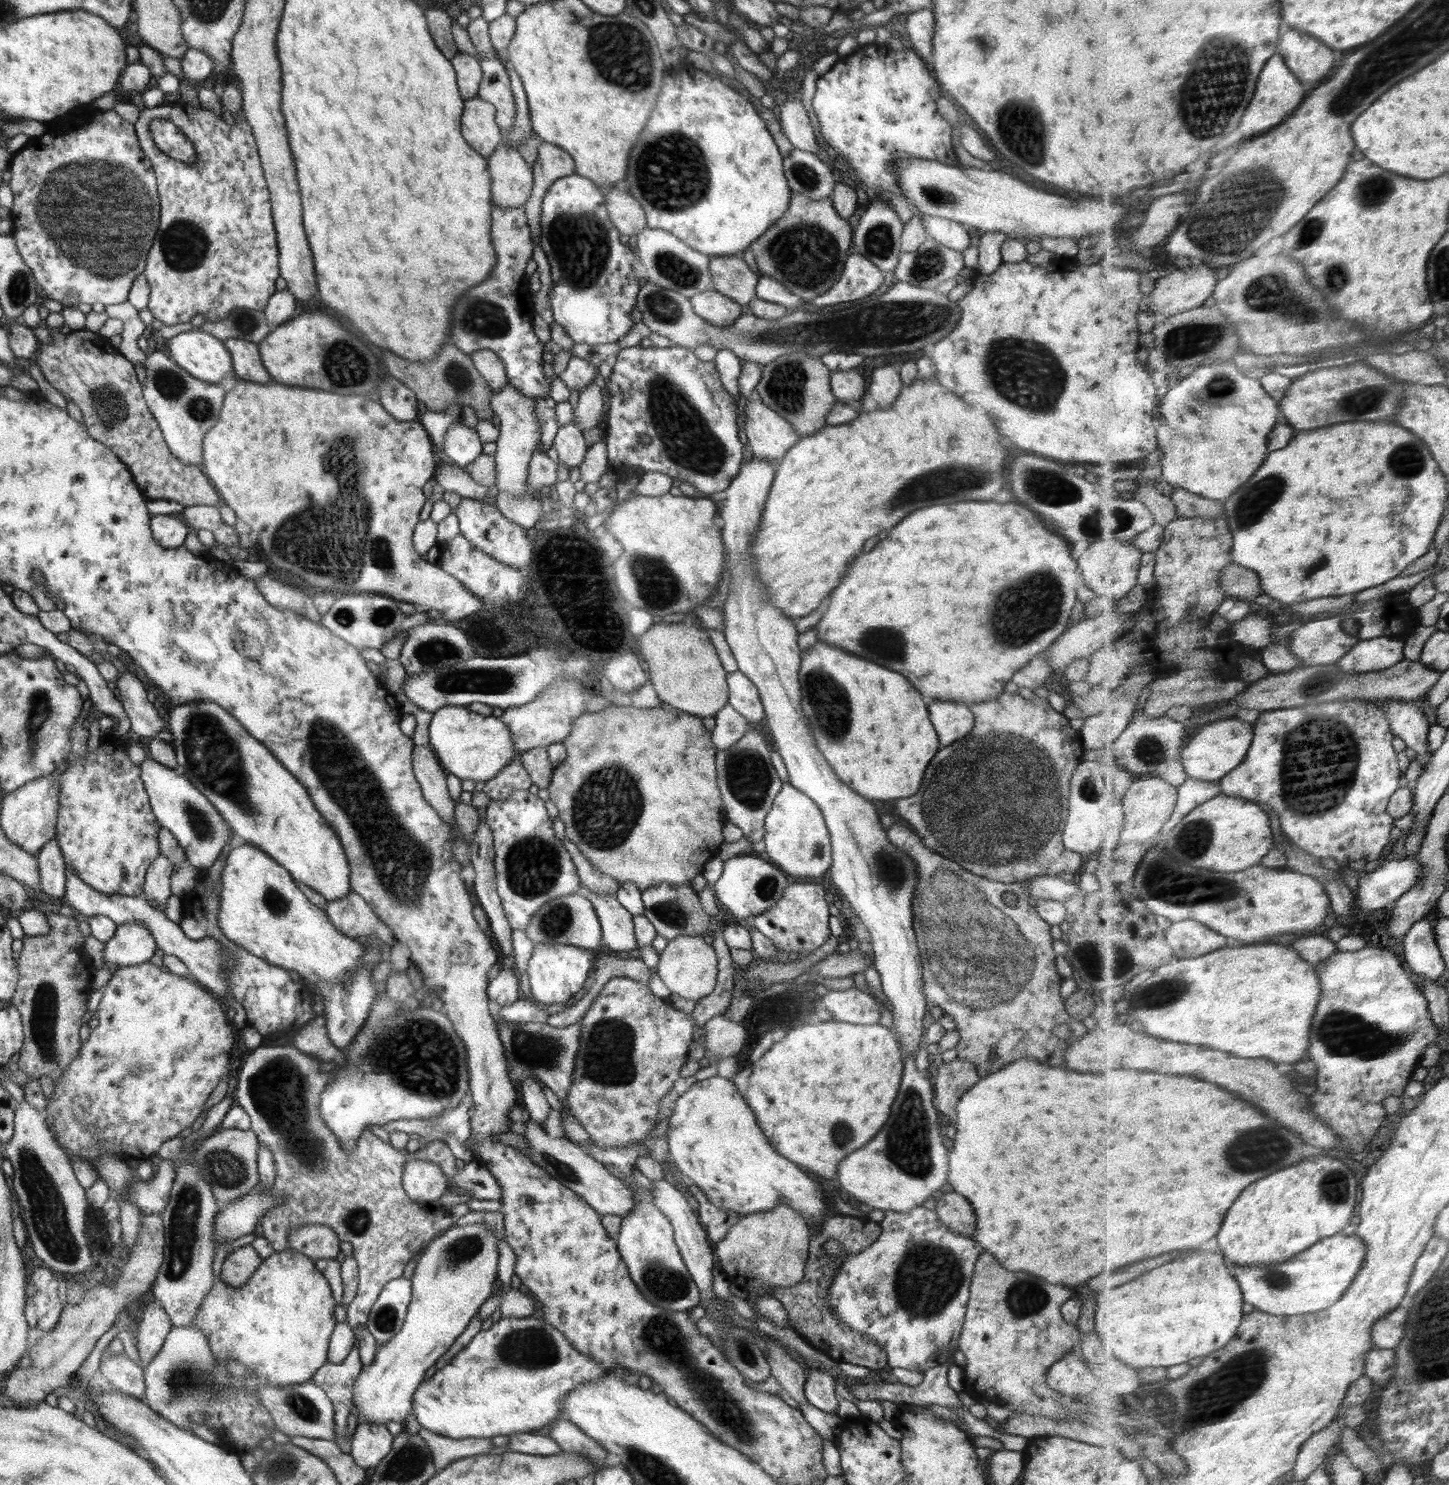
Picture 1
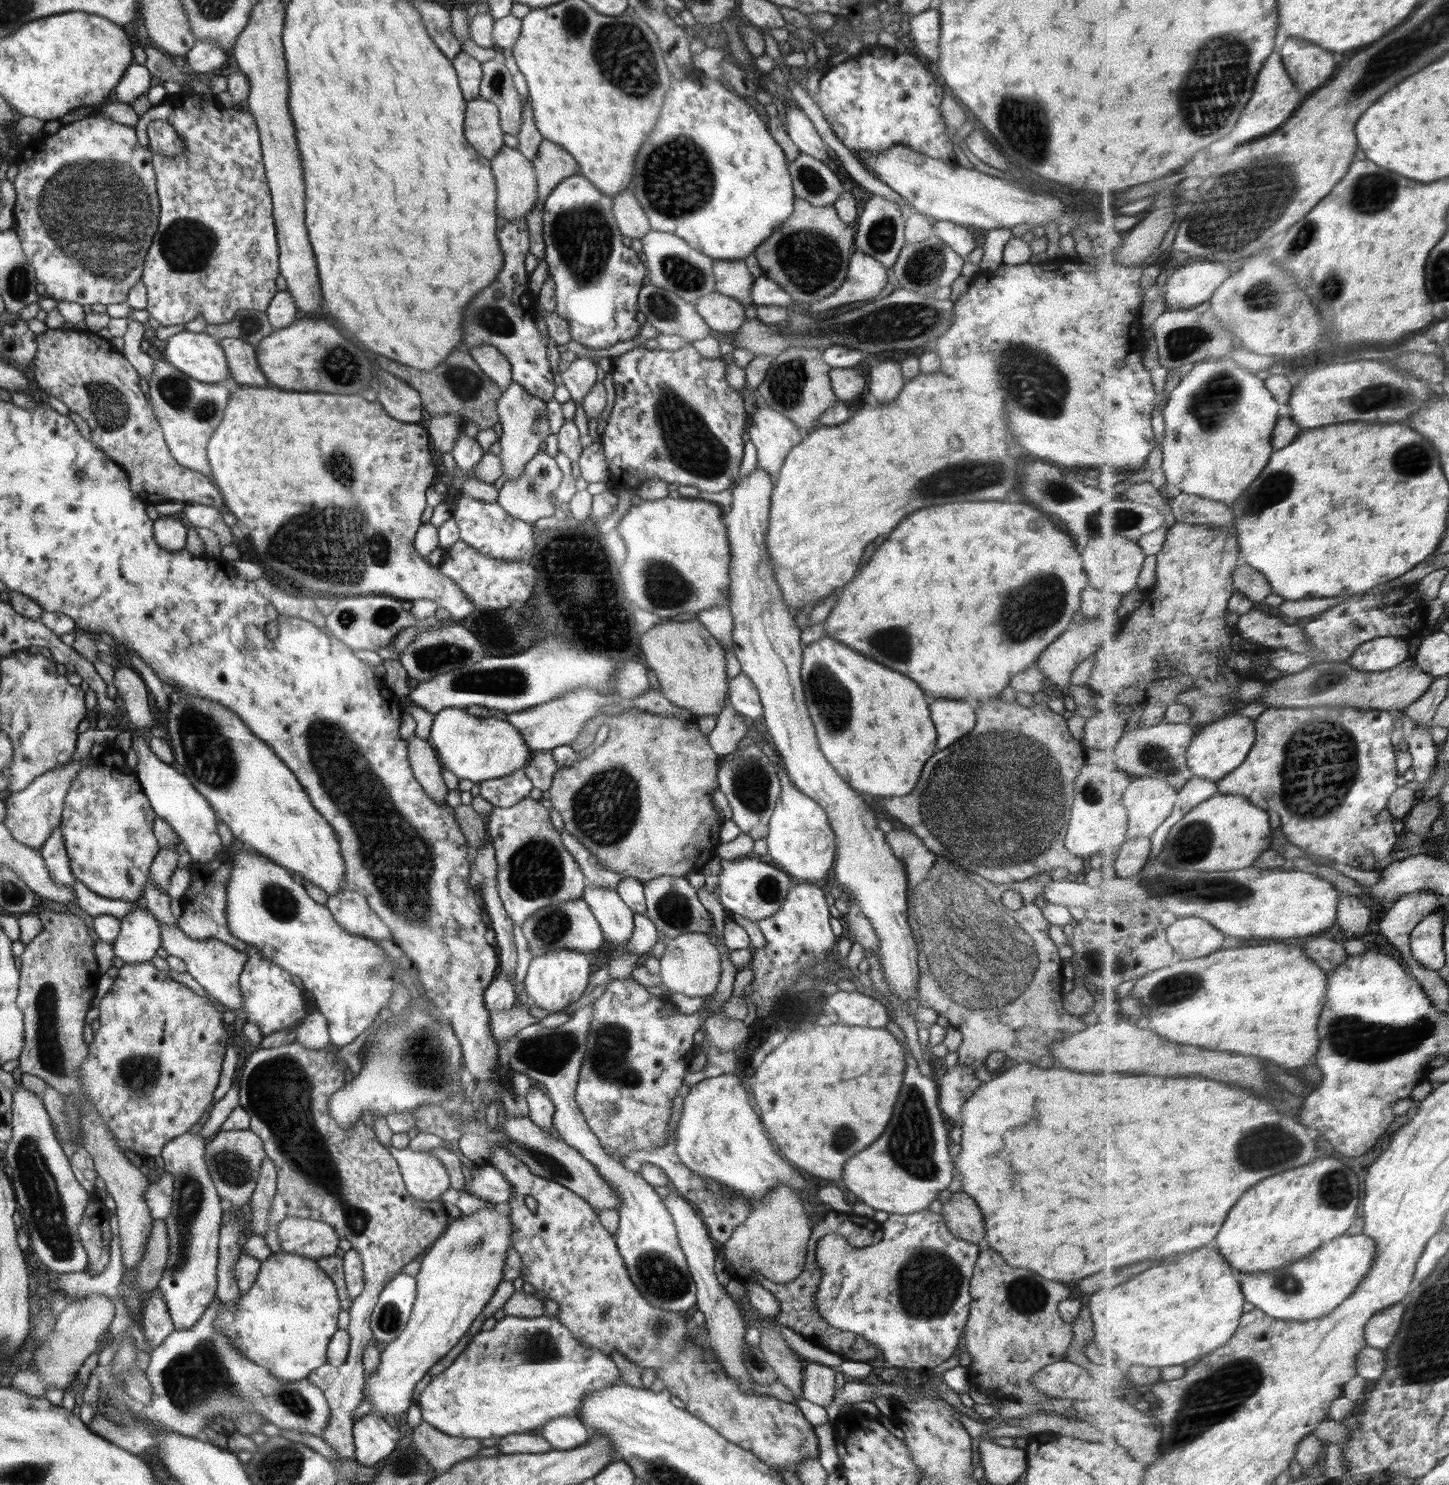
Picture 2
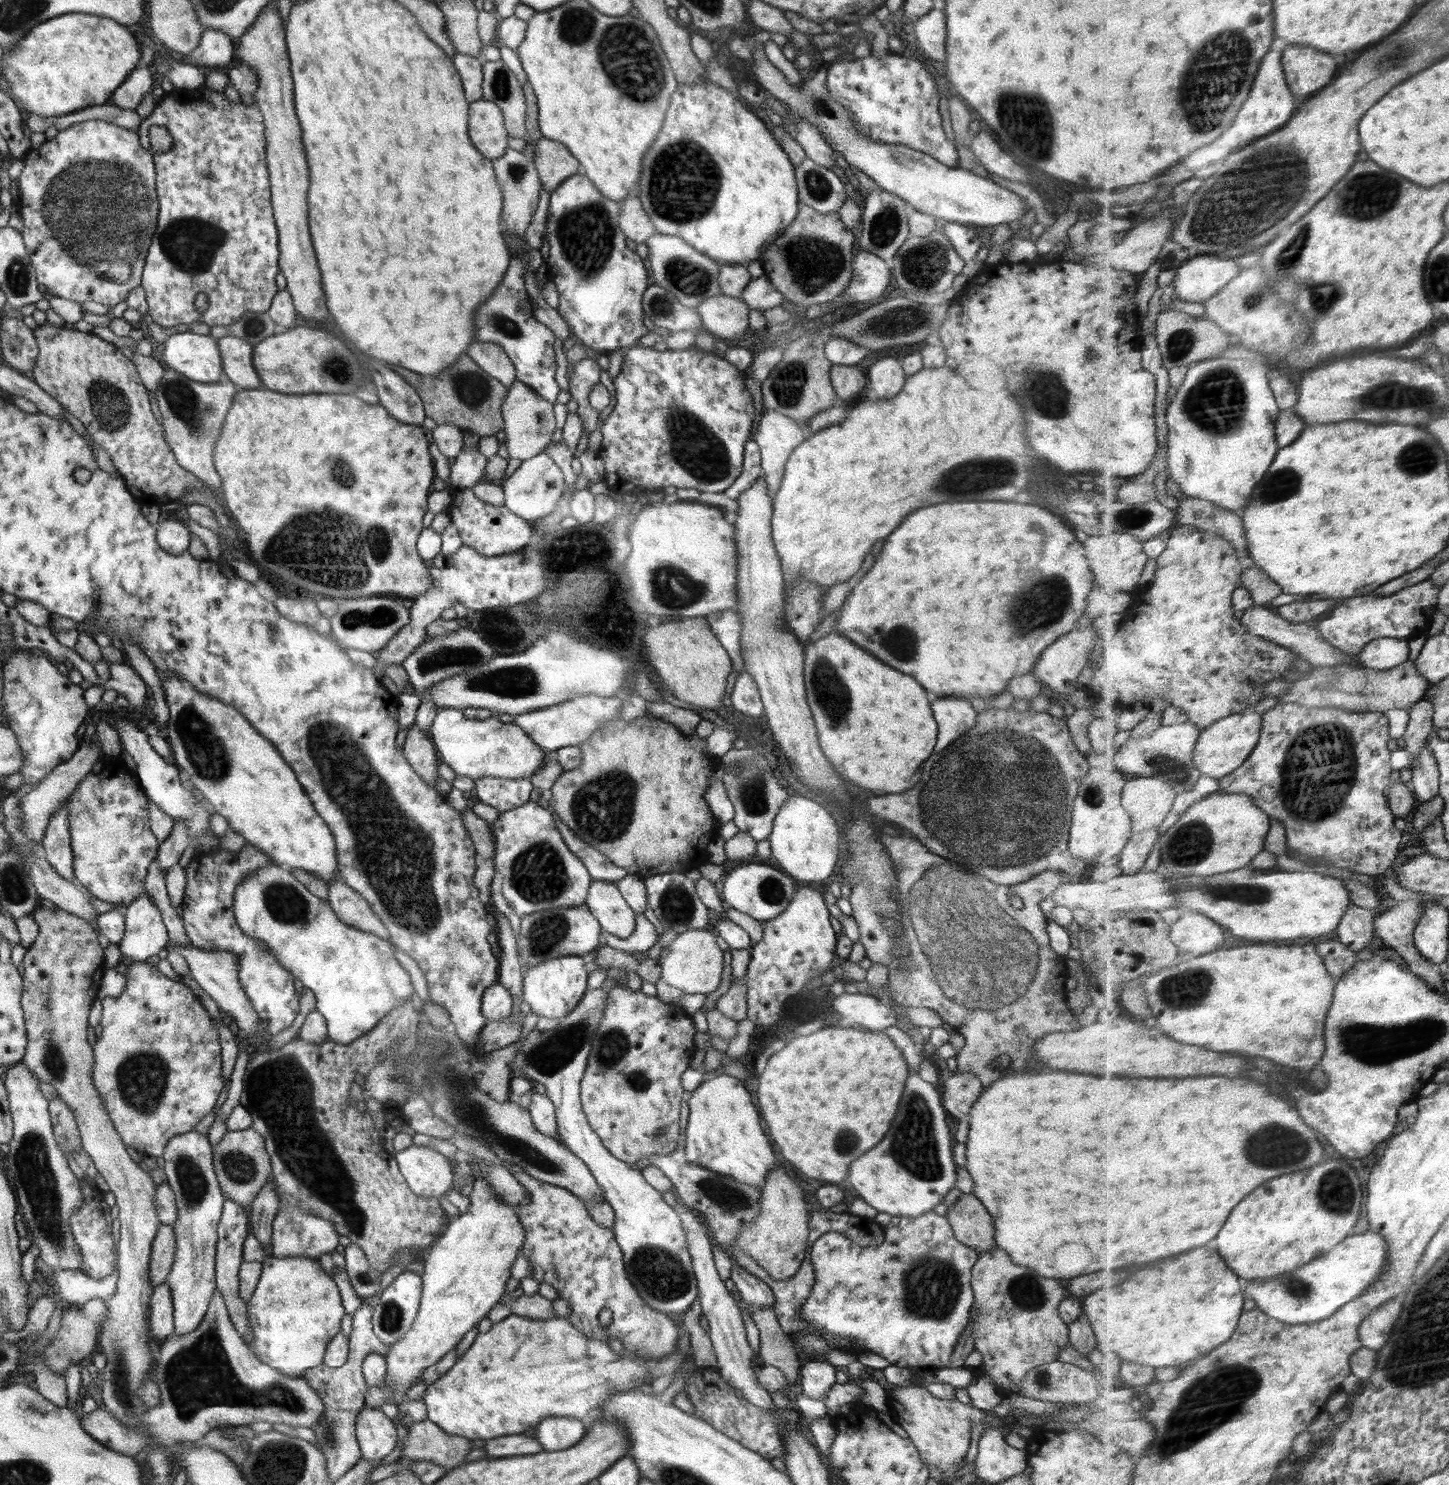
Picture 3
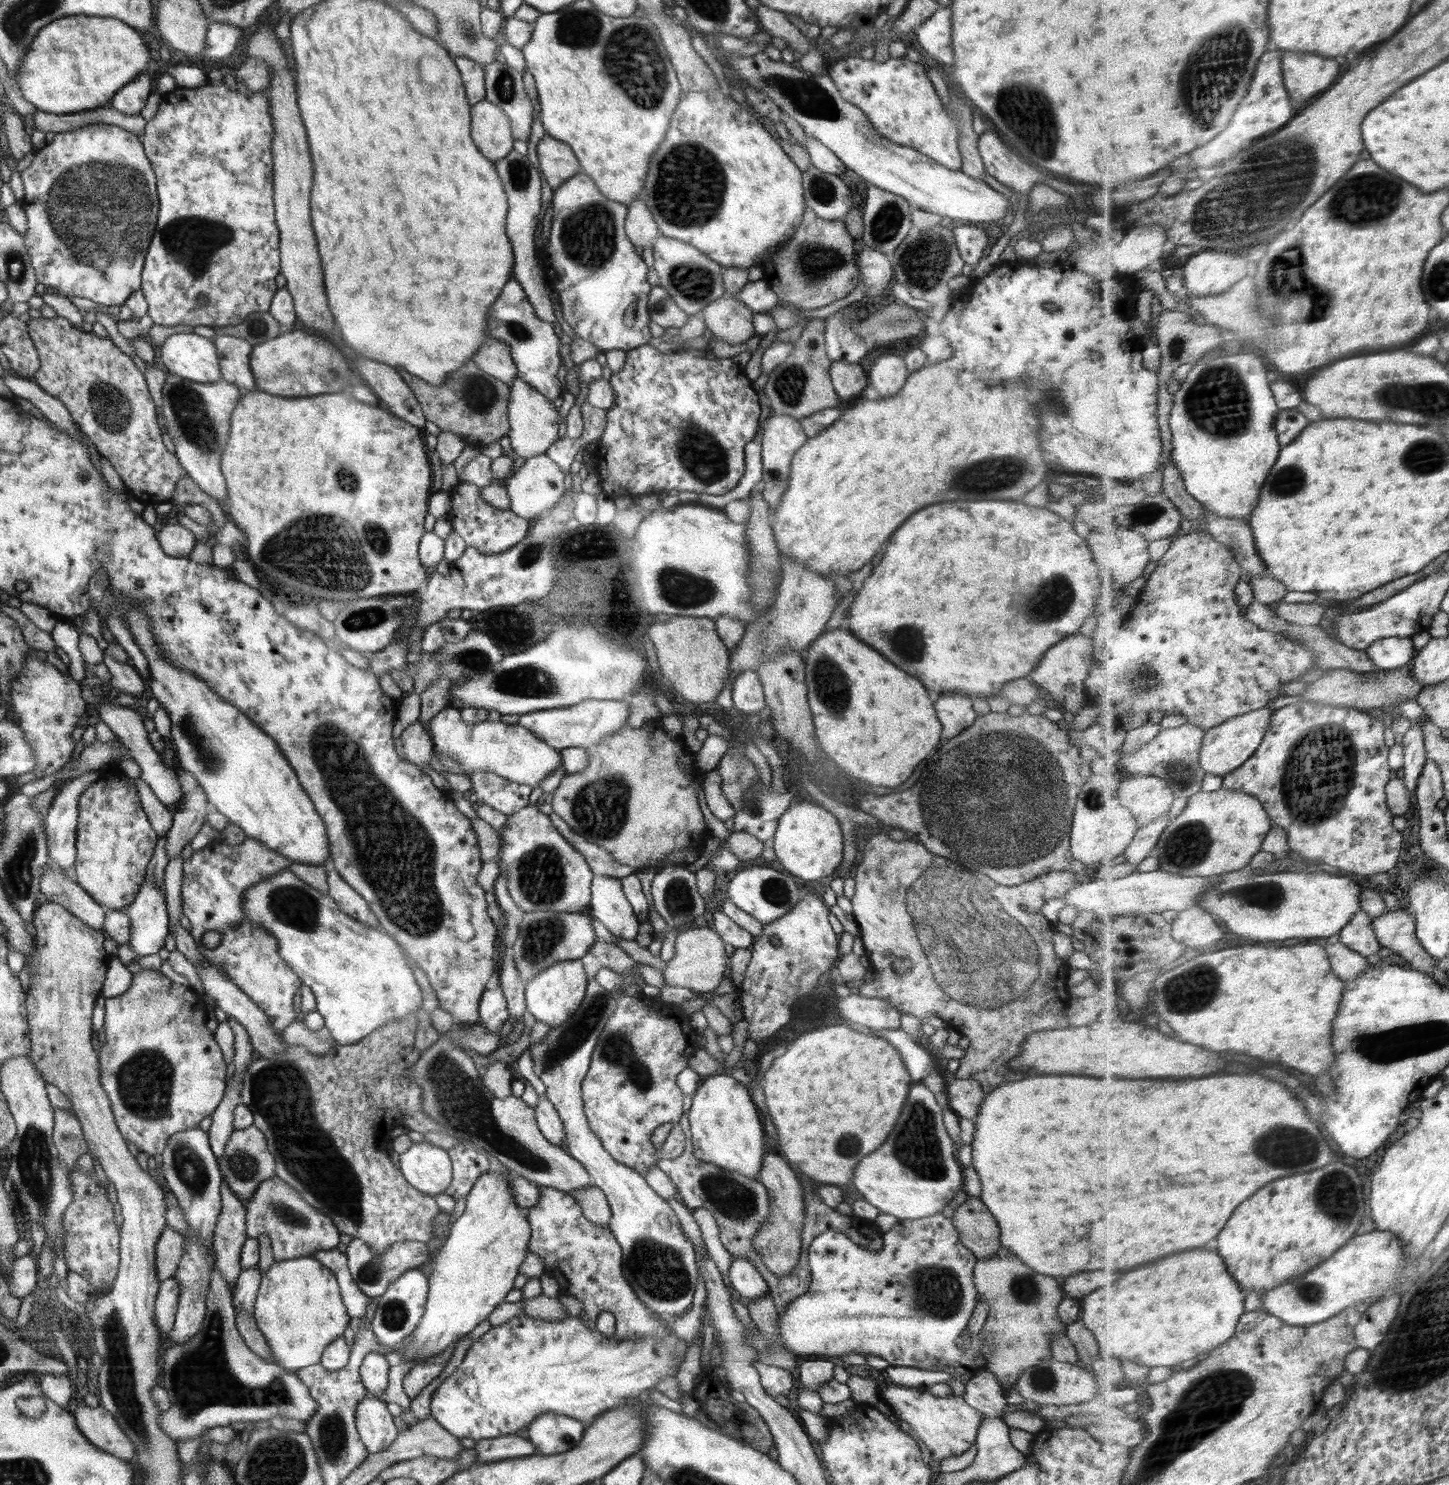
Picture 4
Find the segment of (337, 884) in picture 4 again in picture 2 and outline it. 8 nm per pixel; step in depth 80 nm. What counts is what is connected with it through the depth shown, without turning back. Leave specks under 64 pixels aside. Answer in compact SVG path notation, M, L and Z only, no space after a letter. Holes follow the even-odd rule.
M343 887L329 894L325 905L335 921L352 934L375 940L392 938L388 925L370 908L359 892Z

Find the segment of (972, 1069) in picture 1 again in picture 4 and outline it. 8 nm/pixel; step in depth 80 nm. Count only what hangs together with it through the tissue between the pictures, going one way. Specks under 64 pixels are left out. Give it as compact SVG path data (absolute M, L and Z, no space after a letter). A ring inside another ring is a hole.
M955 1079L945 1086L948 1105L950 1109L960 1118L976 1120L980 1102L984 1100L985 1092L978 1081L971 1079Z

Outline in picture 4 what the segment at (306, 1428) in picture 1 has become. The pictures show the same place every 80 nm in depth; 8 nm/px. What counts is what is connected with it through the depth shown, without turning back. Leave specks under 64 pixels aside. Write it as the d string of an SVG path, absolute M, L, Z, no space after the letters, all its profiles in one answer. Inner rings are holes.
M216 1261L211 1262L211 1273L208 1292L206 1292L206 1308L204 1323L186 1344L166 1343L162 1358L159 1385L166 1390L172 1406L168 1410L159 1411L159 1423L162 1430L175 1442L202 1436L215 1426L240 1426L244 1422L268 1420L275 1416L285 1416L301 1423L308 1424L309 1418L317 1411L316 1401L310 1396L309 1388L294 1372L288 1372L276 1363L266 1362L254 1354L235 1326L235 1308L231 1286L221 1277ZM77 1401L71 1411L76 1426L96 1448L126 1461L136 1454L130 1438L122 1432L116 1419L102 1405L90 1408Z

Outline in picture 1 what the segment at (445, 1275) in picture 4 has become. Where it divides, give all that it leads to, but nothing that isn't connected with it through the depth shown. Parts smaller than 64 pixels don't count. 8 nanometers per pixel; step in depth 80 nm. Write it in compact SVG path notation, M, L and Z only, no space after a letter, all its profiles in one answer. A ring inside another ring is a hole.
M469 1224L448 1228L423 1248L411 1278L412 1298L400 1332L378 1346L372 1364L363 1366L358 1378L355 1378L353 1399L360 1414L357 1421L359 1424L367 1422L385 1425L388 1420L402 1423L411 1413L413 1394L424 1381L426 1370L434 1366L454 1344L472 1321L472 1316L493 1294L493 1284L497 1278L498 1241L499 1238L488 1225Z

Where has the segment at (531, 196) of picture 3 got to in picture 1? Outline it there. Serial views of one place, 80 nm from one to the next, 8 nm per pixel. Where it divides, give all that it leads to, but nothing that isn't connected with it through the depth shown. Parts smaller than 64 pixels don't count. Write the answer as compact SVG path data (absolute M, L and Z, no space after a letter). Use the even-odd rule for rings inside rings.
M501 143L487 160L493 204L504 208L524 207L533 187L533 172L524 158Z

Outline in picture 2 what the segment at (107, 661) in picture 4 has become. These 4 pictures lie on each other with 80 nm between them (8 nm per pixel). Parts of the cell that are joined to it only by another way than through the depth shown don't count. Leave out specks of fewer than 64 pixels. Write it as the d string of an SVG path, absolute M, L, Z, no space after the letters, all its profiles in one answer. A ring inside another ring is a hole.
M124 662L116 667L113 676L120 698L124 702L126 716L136 728L153 728L155 724L151 710L154 709L148 687L138 673Z

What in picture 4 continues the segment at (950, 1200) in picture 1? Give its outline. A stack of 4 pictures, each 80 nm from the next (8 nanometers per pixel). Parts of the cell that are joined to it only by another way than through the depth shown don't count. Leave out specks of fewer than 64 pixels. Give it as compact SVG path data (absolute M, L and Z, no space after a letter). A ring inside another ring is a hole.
M968 1195L966 1201L955 1211L951 1221L964 1246L974 1253L977 1260L994 1256L1001 1247L1000 1230L986 1205L980 1202L980 1197Z

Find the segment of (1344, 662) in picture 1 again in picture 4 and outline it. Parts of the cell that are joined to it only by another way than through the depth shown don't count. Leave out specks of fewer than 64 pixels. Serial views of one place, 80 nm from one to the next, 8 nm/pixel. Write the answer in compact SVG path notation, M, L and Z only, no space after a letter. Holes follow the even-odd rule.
M1392 637L1375 642L1368 649L1372 660L1384 670L1394 670L1412 663L1418 651L1412 638Z

